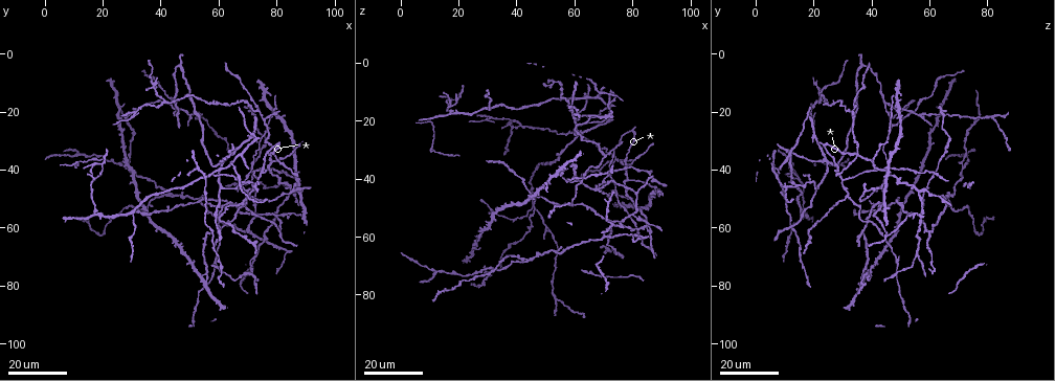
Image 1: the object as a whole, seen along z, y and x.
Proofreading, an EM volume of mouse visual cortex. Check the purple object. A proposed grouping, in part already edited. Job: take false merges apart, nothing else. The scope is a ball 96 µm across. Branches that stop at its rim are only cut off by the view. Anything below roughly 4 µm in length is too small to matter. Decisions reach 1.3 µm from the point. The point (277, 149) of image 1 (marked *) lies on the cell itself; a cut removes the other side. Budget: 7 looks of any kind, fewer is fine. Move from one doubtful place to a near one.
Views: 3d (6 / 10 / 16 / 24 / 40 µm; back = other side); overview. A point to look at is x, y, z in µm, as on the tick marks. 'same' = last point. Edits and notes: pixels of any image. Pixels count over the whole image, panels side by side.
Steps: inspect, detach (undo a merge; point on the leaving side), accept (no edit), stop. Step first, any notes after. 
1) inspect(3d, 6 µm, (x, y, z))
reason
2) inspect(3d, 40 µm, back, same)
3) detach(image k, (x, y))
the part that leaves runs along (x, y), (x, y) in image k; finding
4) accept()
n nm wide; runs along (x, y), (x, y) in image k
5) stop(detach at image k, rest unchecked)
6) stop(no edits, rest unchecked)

inspect(3d, 16 µm, (40, 16, 21))
branch point

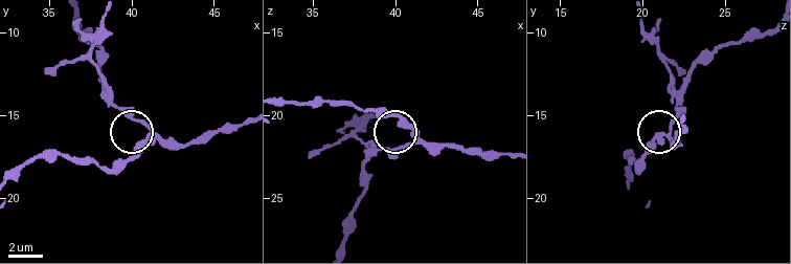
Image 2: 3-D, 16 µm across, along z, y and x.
inspect(3d, 6 µm, (41.0, 16.0, 21.4))
zoom in

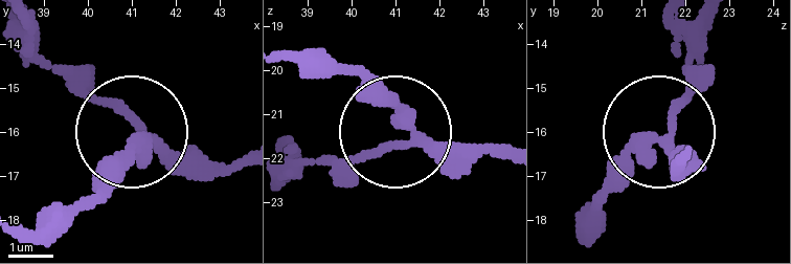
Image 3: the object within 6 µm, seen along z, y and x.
accept()
3 arms; runs along (242, 158), (163, 161), (77, 68) in image 3; all the same cell

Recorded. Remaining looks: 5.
inspect(3d, 16 µm, (53, 39, 7))
a fork

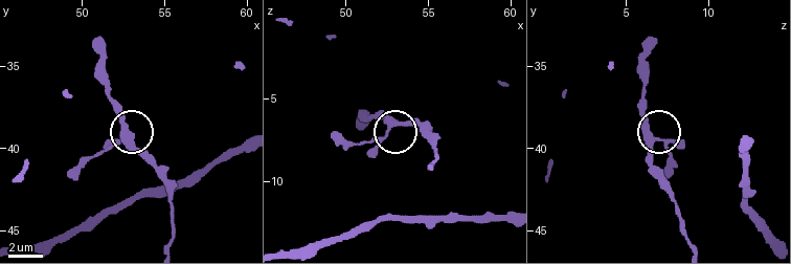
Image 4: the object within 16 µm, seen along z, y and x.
inspect(3d, 6 µm, (52.8, 39.4, 6.7))
zoom in

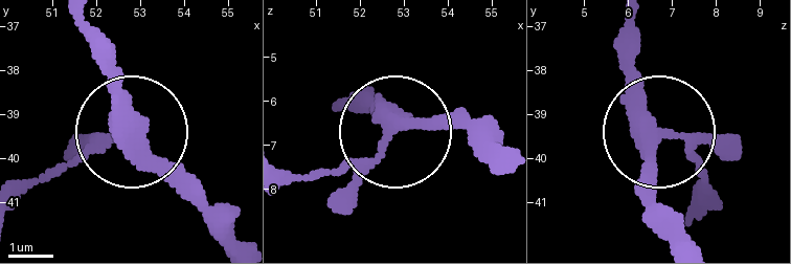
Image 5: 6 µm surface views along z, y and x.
inspect(3d, 6 µm, back, (52.60, 39.30, 6.55))

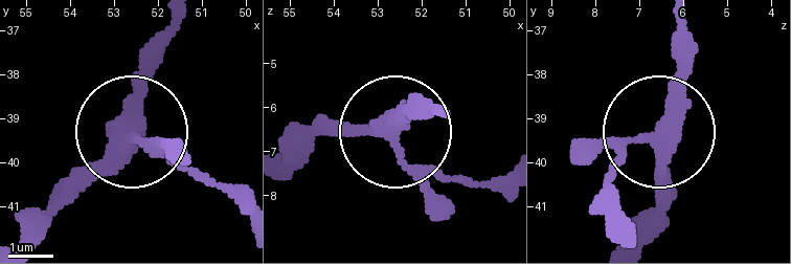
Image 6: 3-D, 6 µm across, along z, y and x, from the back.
accept()
3 arms; runs along (24, 244), (133, 131), (155, 34) in image 6; all the same cell

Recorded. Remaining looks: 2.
inspect(3d, 16 µm, (60, 53, 40))
branch point

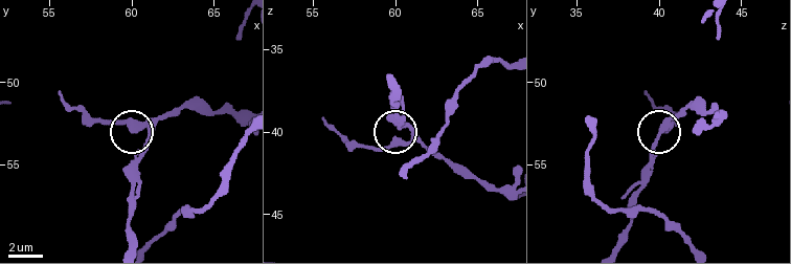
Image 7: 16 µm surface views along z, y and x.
inspect(3d, 10 µm, (61.0, 52.3, 40.5))

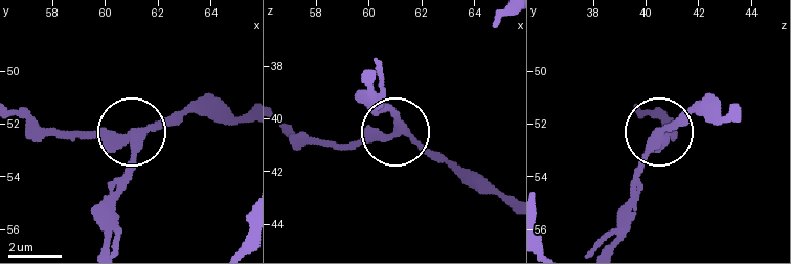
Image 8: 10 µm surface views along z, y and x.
accept()
side arm 7 µm; one cell here

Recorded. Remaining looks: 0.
stop(no edits, rest unchecked)

